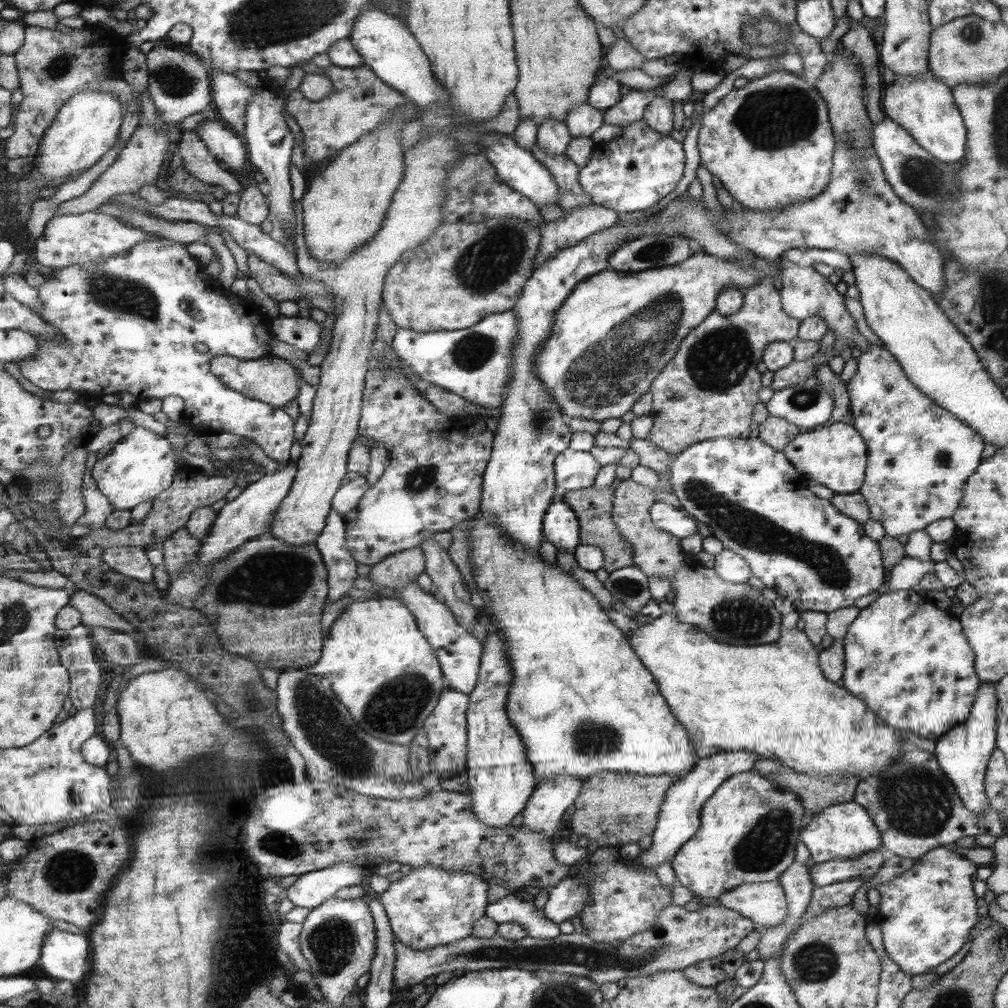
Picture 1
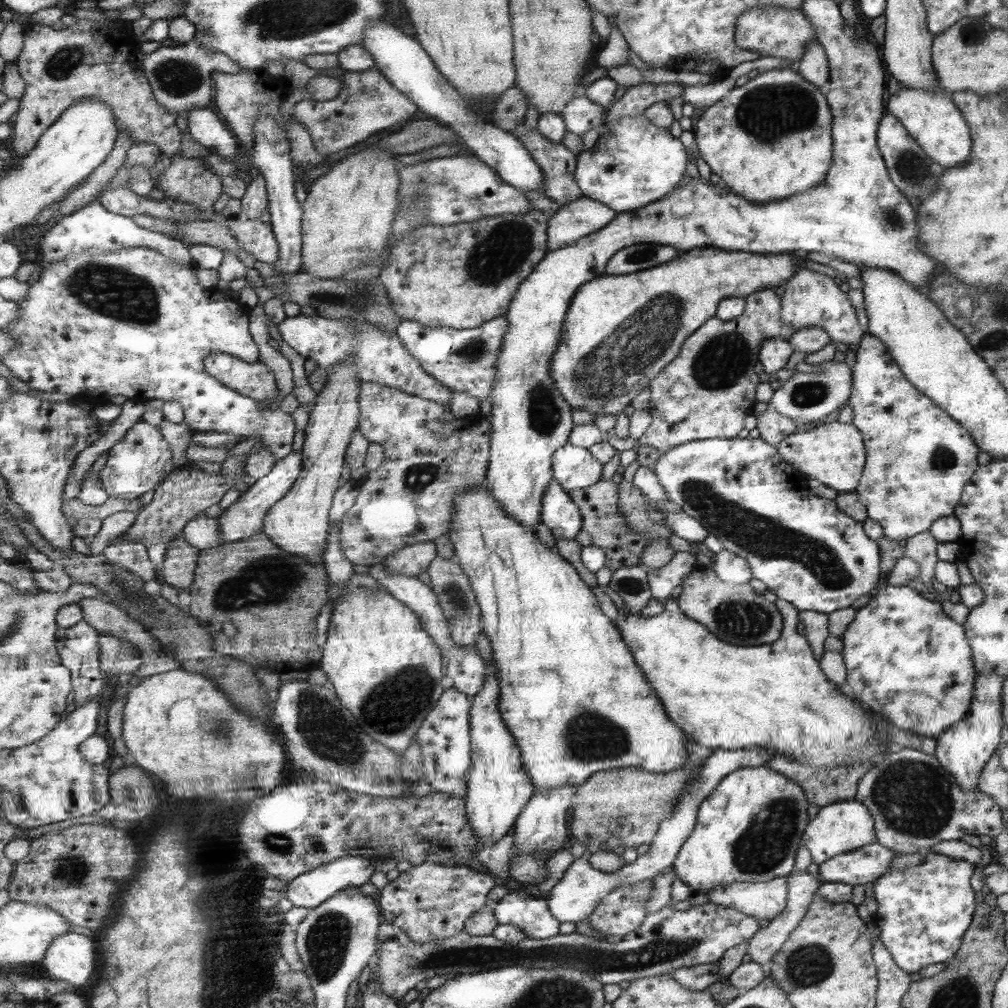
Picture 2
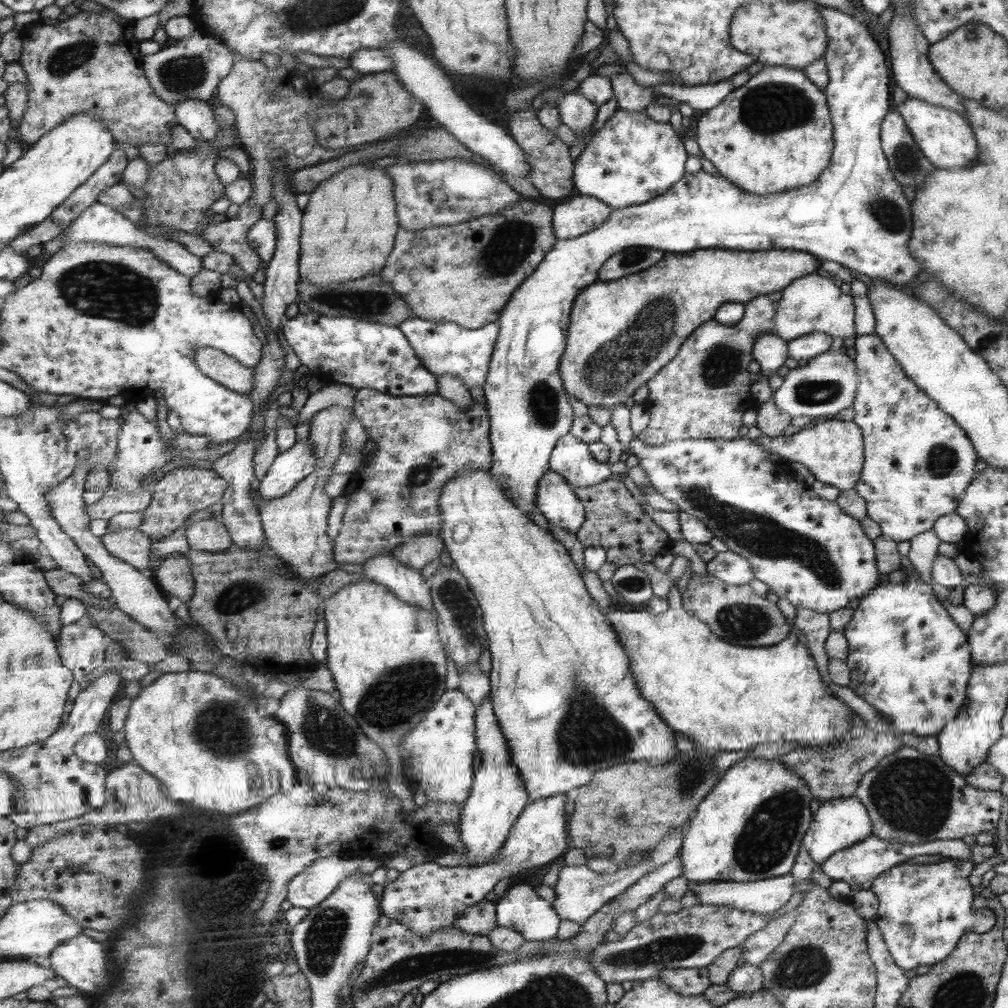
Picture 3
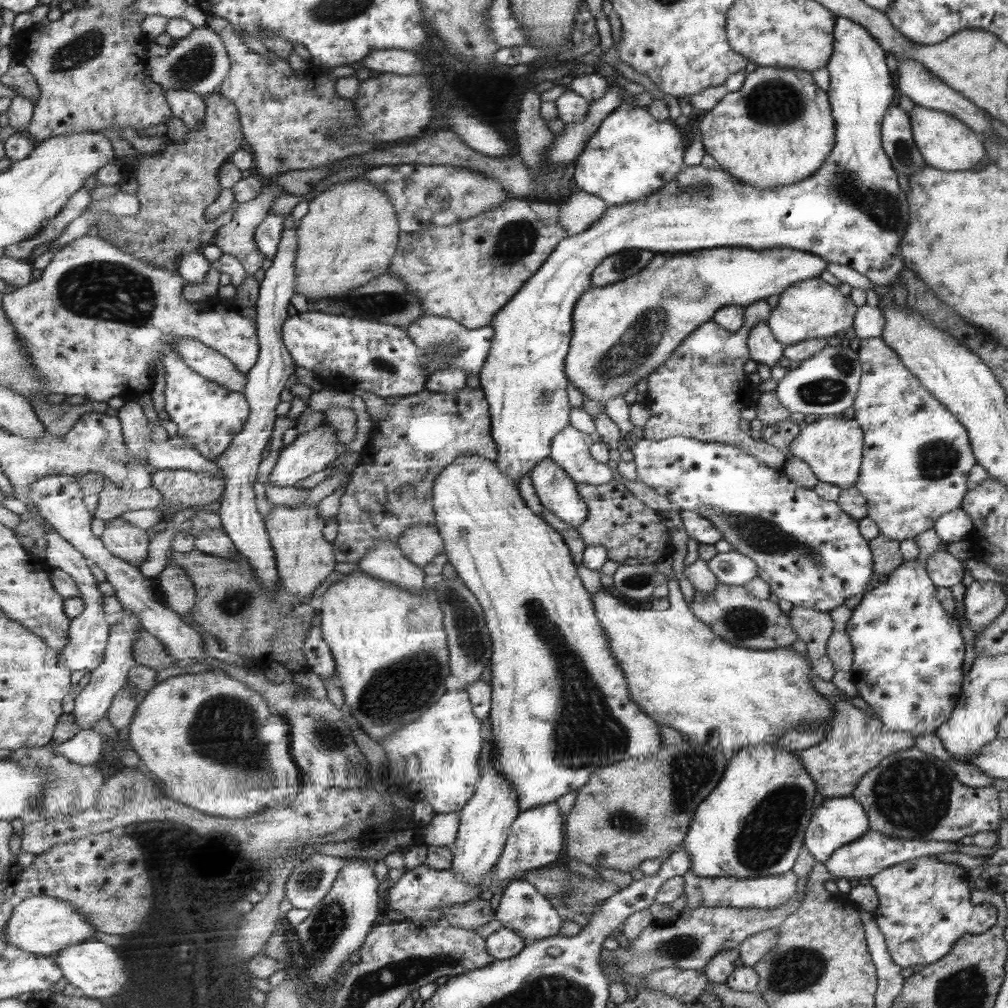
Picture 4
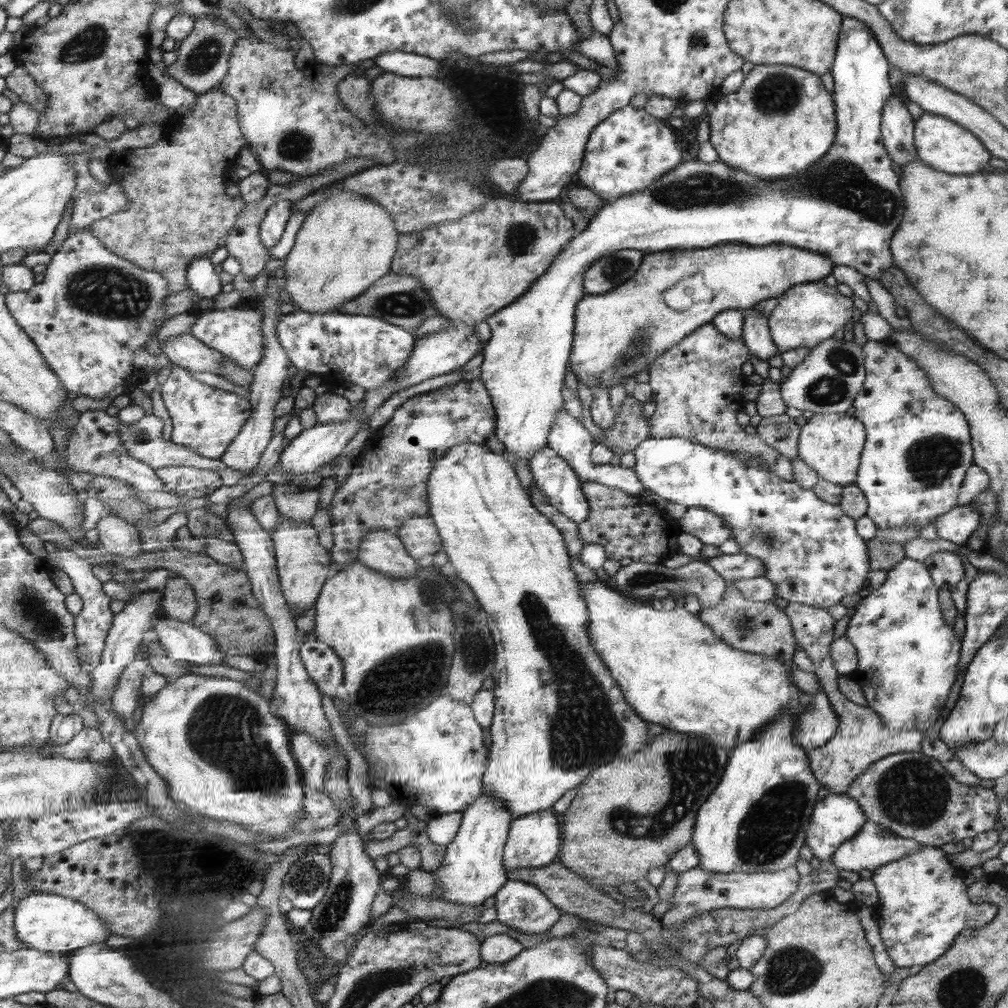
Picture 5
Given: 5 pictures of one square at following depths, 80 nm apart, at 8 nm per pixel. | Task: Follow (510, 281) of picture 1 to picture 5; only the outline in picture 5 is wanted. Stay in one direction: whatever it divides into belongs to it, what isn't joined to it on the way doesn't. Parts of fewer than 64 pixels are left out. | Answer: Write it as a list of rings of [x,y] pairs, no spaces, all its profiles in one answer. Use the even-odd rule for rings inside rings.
[[[488,197],[481,208],[463,218],[417,232],[400,233],[391,272],[415,278],[428,293],[441,317],[475,326],[520,298],[521,293],[547,271],[564,244],[572,238],[571,233],[572,221],[563,215],[561,207],[553,201],[511,201]]]

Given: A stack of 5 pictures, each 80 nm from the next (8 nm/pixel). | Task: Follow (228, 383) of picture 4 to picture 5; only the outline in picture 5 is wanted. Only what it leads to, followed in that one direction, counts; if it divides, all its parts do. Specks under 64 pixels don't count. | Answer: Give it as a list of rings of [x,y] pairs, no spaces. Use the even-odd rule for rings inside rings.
[[[191,333],[171,336],[162,344],[161,351],[171,362],[191,372],[211,372],[215,375],[222,372],[222,353],[209,348]]]

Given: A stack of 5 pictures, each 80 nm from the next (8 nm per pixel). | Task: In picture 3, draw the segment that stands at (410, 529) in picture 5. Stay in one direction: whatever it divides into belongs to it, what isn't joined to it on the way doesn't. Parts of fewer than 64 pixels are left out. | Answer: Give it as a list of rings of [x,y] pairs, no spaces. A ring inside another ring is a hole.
[[[425,535],[407,540],[407,543],[399,545],[393,551],[393,557],[403,563],[405,568],[421,570],[431,561],[439,558],[444,549],[444,544],[435,536]]]

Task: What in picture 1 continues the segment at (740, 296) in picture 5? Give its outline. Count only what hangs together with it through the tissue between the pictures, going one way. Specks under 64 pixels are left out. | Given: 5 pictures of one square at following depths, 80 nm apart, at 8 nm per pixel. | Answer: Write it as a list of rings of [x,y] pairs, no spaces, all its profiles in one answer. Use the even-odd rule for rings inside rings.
[[[698,247],[694,251],[694,254],[689,259],[685,259],[680,264],[674,264],[673,266],[667,266],[663,268],[653,268],[649,270],[643,270],[639,272],[619,273],[613,270],[603,269],[601,272],[592,274],[588,279],[580,280],[572,288],[572,292],[564,298],[563,304],[557,307],[555,314],[553,314],[553,323],[550,331],[546,336],[546,339],[540,344],[538,353],[532,360],[532,369],[534,370],[534,376],[540,381],[540,385],[552,396],[552,399],[556,401],[558,408],[563,412],[563,416],[570,416],[571,418],[586,418],[587,420],[594,420],[595,422],[603,422],[607,418],[620,418],[631,410],[631,406],[635,404],[635,401],[641,396],[649,392],[652,383],[657,375],[667,366],[668,362],[676,354],[677,347],[680,346],[681,339],[688,334],[692,328],[695,328],[699,323],[703,322],[705,316],[709,316],[709,312],[713,312],[716,308],[715,298],[718,295],[721,287],[727,285],[735,285],[739,290],[743,291],[749,288],[752,282],[756,282],[764,276],[772,276],[778,274],[778,260],[769,262],[758,258],[755,262],[750,264],[740,264],[734,260],[719,260],[709,256],[708,253],[703,252]]]

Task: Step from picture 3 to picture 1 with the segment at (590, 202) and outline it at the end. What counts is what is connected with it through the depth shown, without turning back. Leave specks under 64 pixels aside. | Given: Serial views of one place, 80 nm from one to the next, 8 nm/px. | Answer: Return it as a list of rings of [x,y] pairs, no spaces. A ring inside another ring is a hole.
[[[588,204],[578,206],[564,216],[539,228],[540,244],[532,268],[538,268],[565,248],[575,246],[590,234],[618,222],[619,214],[609,208]]]

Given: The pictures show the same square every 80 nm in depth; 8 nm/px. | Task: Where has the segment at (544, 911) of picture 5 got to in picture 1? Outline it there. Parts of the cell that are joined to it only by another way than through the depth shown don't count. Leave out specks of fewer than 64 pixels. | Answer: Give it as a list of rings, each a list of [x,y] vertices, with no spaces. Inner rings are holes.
[[[513,894],[506,895],[496,902],[489,903],[484,910],[484,916],[495,924],[517,923],[525,928],[530,937],[538,940],[551,940],[559,936],[557,924],[547,920],[542,911],[535,909],[532,901],[525,903]]]

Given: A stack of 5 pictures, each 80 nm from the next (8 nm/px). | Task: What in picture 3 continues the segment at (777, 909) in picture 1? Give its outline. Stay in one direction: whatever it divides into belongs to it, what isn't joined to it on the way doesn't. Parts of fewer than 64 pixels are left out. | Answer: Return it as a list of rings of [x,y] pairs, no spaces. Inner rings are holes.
[[[789,874],[787,876],[777,876],[753,882],[688,882],[688,890],[691,890],[697,896],[698,904],[725,906],[764,915],[777,910],[781,904],[785,904],[789,900],[789,896],[793,892],[793,879],[791,874]]]

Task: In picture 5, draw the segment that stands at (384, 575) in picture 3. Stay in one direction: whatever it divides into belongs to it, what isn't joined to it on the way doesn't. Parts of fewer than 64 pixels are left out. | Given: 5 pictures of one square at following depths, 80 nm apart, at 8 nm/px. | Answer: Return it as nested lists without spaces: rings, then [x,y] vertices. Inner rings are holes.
[[[375,529],[361,543],[359,558],[363,565],[395,579],[409,579],[418,562],[409,557],[400,534]]]

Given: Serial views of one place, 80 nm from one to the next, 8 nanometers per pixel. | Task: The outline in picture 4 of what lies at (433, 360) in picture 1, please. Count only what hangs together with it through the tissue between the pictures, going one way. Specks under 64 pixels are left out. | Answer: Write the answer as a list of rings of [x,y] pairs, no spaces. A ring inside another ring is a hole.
[[[423,315],[420,319],[409,323],[406,329],[407,336],[410,336],[411,342],[421,350],[424,356],[432,354],[434,350],[442,350],[446,346],[456,348],[456,355],[446,360],[440,370],[444,368],[461,368],[466,372],[466,376],[478,376],[481,367],[484,366],[484,360],[488,356],[489,347],[492,344],[492,338],[495,334],[490,326],[468,329],[464,325],[450,320],[448,317],[437,317]]]

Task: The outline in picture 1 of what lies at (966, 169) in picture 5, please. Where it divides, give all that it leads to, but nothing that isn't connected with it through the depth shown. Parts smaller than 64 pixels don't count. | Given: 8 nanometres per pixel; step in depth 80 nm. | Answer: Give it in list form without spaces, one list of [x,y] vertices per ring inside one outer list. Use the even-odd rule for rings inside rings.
[[[931,73],[923,76],[895,76],[891,85],[882,86],[880,109],[885,117],[901,125],[921,148],[932,153],[937,160],[953,163],[963,161],[965,143],[967,143],[967,129],[963,118],[952,97],[952,89],[938,81]]]

